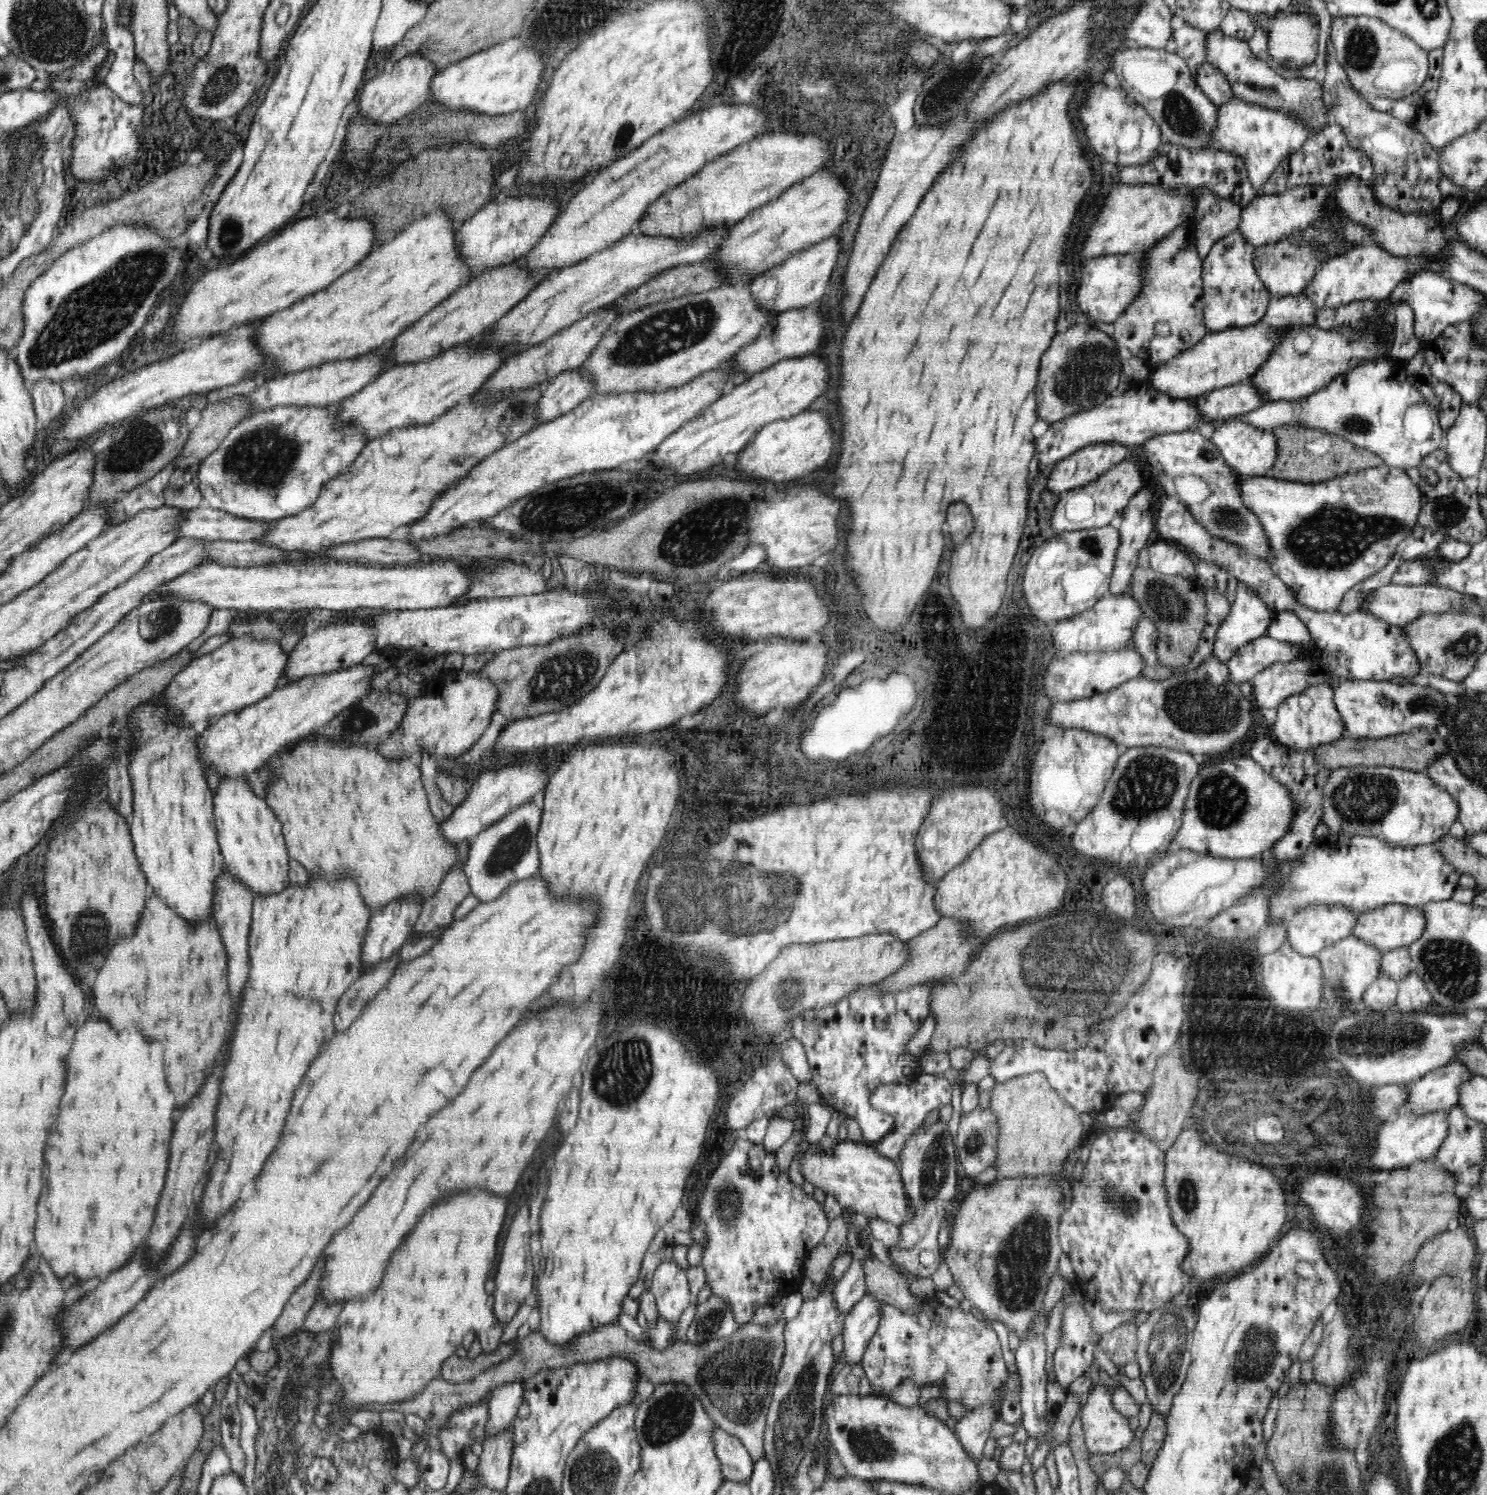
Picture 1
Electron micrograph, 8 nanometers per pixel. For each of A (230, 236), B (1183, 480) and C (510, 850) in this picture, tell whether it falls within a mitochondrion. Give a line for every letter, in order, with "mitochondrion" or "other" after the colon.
A: mitochondrion
B: other
C: mitochondrion

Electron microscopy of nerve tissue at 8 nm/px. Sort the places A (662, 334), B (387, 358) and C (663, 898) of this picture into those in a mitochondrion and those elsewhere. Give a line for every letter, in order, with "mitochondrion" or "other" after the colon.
A: mitochondrion
B: other
C: mitochondrion

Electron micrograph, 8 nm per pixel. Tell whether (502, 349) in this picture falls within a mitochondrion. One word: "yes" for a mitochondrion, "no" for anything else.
no

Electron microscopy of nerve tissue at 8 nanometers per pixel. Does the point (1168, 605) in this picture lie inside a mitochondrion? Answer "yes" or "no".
yes

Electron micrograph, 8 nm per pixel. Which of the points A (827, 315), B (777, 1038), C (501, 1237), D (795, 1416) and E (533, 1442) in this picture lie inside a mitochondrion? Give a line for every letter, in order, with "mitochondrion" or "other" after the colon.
A: other
B: other
C: other
D: mitochondrion
E: other

